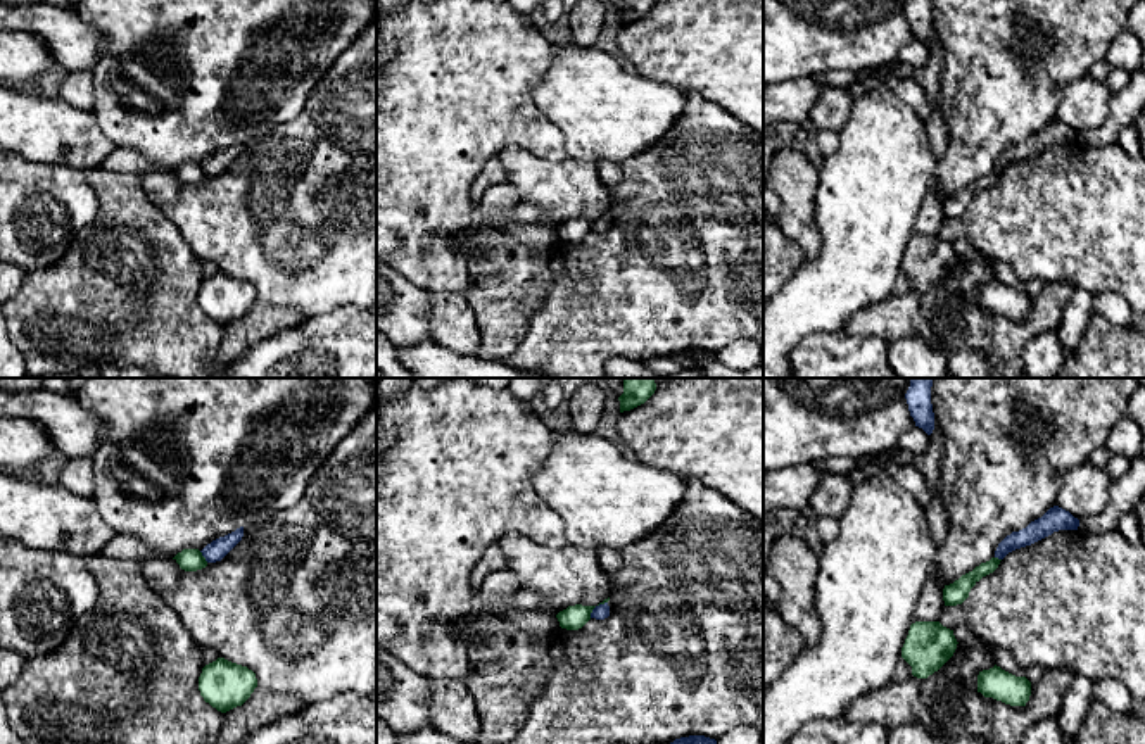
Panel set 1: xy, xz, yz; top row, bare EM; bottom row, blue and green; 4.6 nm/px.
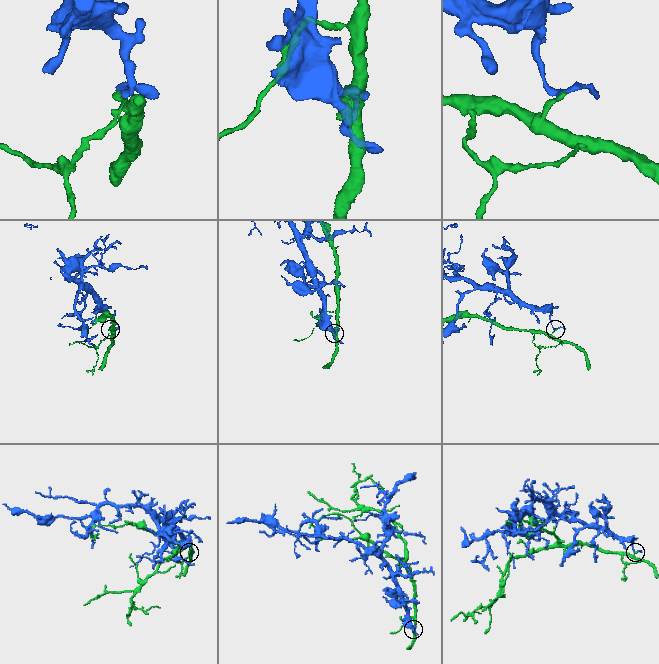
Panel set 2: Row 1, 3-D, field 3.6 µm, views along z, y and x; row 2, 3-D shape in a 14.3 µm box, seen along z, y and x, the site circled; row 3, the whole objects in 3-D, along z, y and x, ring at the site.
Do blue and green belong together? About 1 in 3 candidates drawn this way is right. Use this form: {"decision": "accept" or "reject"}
{"decision": "reject"}

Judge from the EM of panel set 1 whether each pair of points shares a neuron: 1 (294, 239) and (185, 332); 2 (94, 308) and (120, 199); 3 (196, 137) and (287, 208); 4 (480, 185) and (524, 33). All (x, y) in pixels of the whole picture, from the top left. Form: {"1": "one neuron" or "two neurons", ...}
{"1": "two neurons", "2": "one neuron", "3": "two neurons", "4": "two neurons"}

